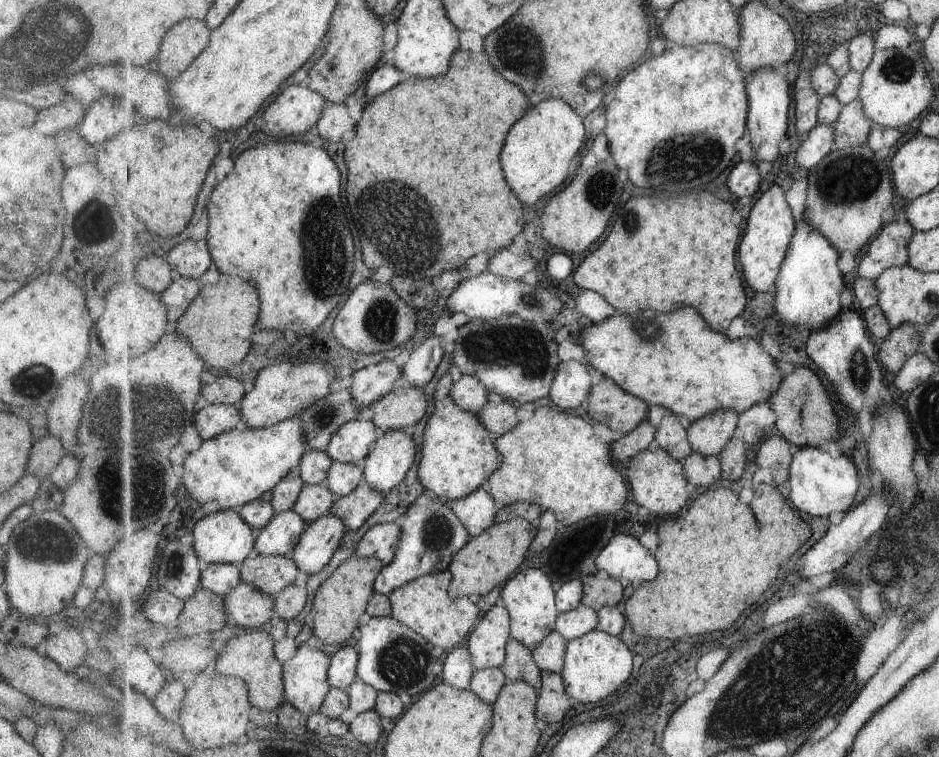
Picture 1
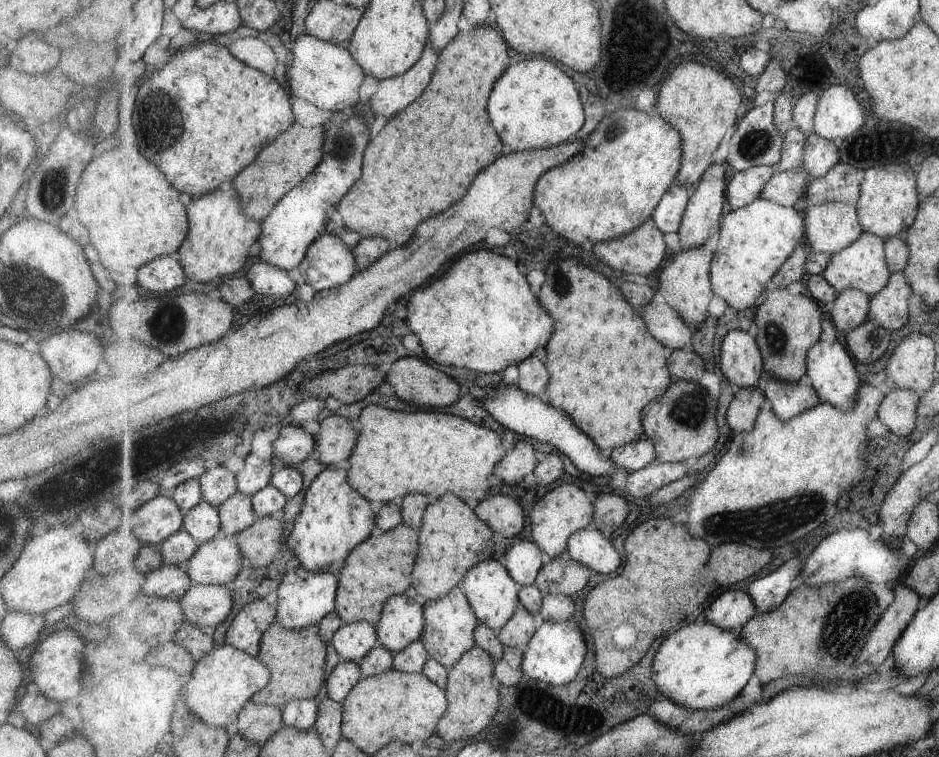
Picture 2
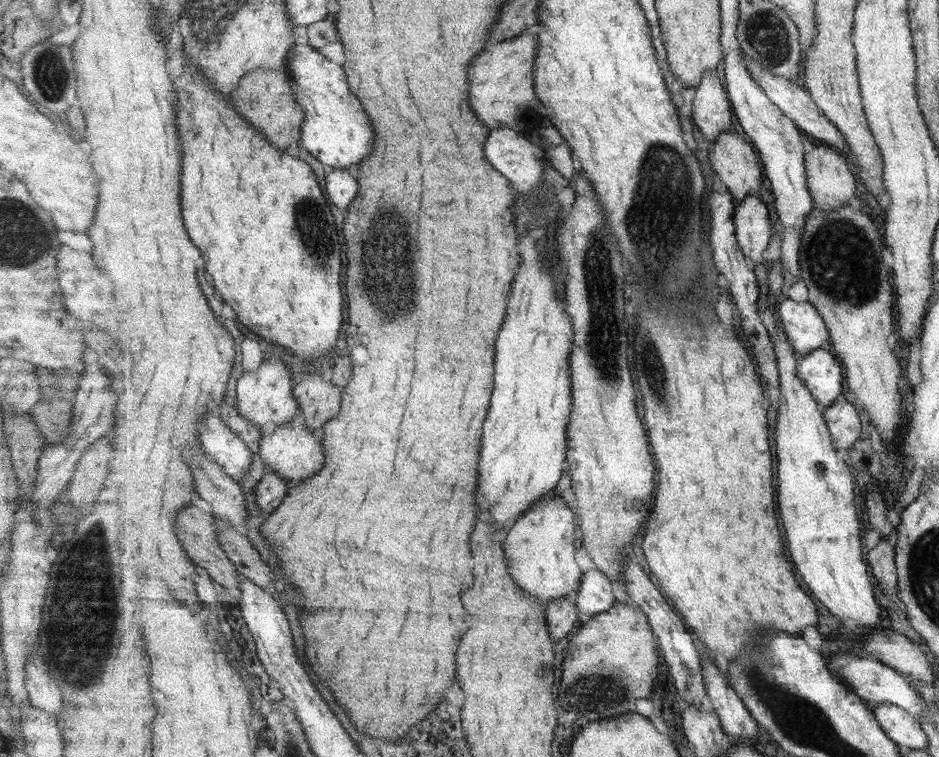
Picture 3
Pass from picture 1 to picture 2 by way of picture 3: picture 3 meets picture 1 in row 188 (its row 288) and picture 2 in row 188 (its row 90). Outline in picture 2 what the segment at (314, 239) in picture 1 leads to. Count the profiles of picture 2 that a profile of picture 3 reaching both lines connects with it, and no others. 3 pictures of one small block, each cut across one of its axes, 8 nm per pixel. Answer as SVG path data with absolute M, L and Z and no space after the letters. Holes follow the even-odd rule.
M205 41L192 50L180 51L171 58L171 64L165 65L161 72L152 73L140 86L133 124L139 128L139 148L143 148L143 154L167 172L167 180L171 180L176 189L194 198L216 191L223 183L233 180L257 160L259 152L271 140L296 123L296 116L289 89L274 76L253 70L237 60L227 47Z

